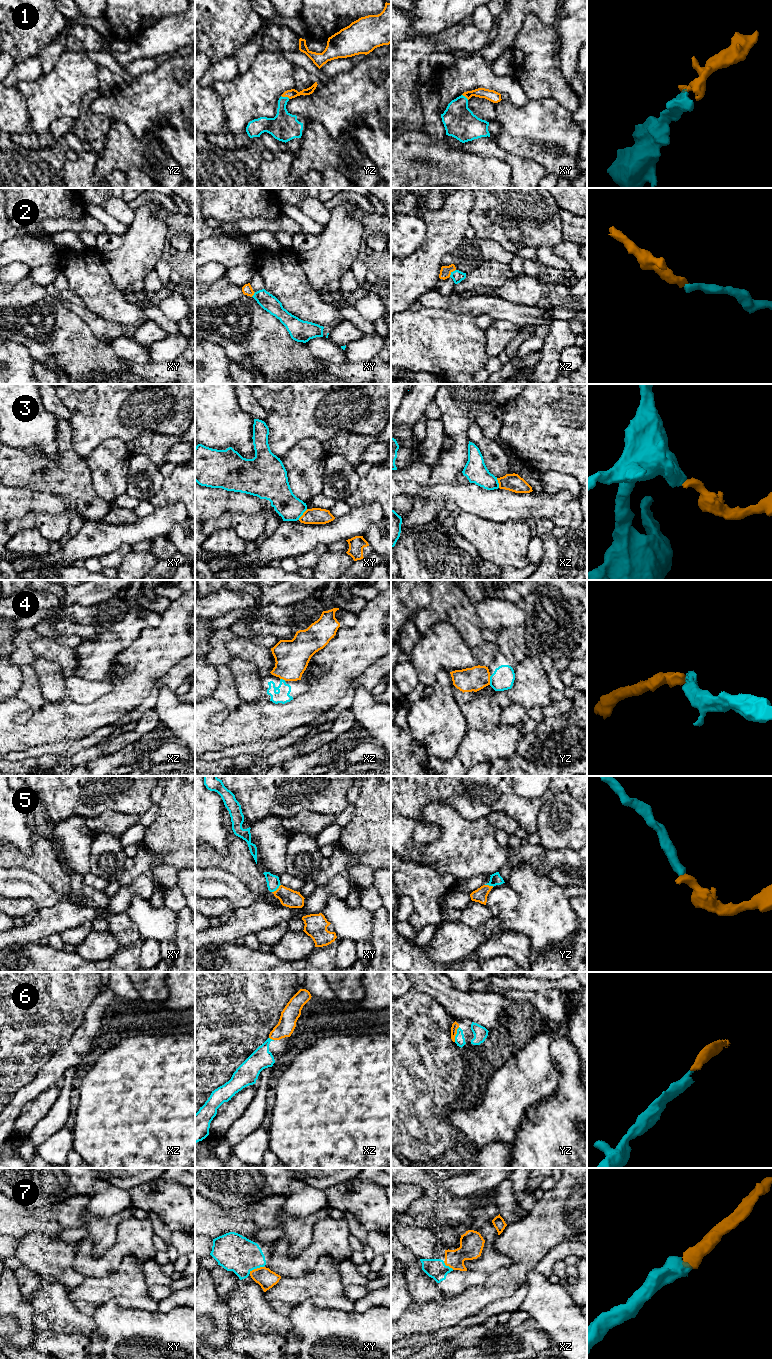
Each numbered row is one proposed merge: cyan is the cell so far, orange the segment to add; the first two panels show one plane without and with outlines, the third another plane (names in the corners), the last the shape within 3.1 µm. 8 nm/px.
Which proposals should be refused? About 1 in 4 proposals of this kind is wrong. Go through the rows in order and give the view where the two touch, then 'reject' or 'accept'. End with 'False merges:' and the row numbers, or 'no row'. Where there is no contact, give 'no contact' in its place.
1: yz | accept
2: xz | accept
3: xy | reject
4: yz | reject
5: xy | accept
6: yz | accept
7: xy | accept
False merges: 3, 4

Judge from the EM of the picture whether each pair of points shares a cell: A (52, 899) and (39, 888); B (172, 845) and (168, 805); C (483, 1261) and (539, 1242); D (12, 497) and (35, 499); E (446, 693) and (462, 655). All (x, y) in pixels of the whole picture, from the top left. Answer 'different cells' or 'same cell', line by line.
A: same cell
B: same cell
C: different cells
D: same cell
E: different cells

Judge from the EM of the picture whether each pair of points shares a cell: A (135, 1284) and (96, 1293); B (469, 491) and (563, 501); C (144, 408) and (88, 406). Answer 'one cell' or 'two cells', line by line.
A: one cell
B: one cell
C: one cell

